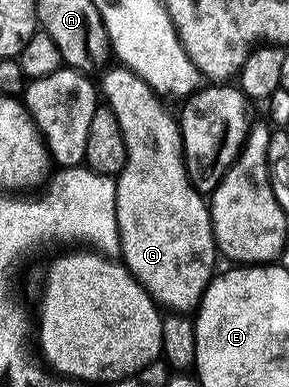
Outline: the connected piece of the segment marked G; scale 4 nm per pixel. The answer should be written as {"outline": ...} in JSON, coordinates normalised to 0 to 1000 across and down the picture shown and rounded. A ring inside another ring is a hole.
{"outline":[[[443,176],[391,178],[360,183],[363,204],[343,212],[343,233],[377,282],[398,289],[433,364],[433,429],[398,460],[405,597],[419,612],[415,664],[460,708],[460,721],[526,765],[547,793],[585,806],[678,804],[696,788],[709,747],[744,716],[751,667],[758,669],[713,514],[668,483],[640,442],[616,313],[585,300],[557,269],[561,256],[478,191]]]}

